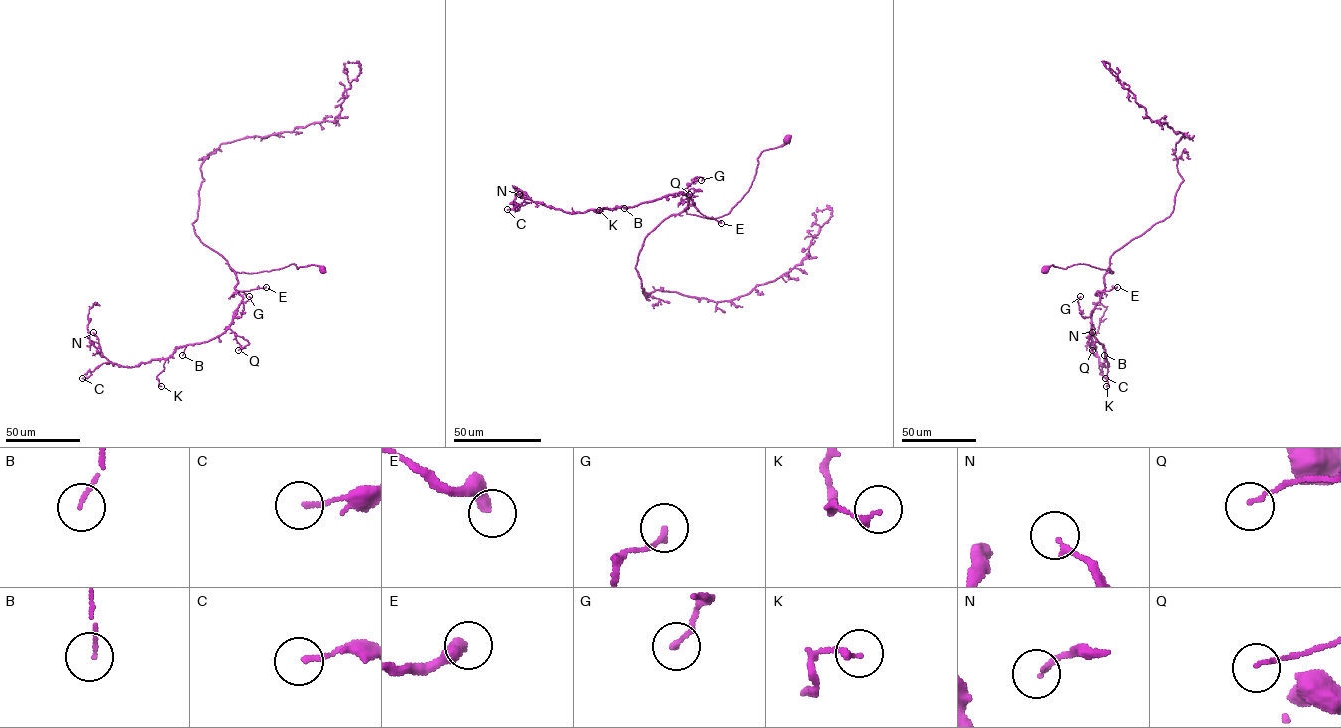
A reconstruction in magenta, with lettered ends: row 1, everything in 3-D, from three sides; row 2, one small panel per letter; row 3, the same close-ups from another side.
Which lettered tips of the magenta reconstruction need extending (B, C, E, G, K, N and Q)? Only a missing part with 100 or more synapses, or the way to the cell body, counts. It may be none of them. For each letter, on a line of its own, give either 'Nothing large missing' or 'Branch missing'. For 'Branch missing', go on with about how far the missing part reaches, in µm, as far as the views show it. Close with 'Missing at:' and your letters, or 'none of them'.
B: Nothing large missing
C: Nothing large missing
E: Nothing large missing
G: Nothing large missing
K: Nothing large missing
N: Nothing large missing
Q: Nothing large missing
Missing at: none of them

